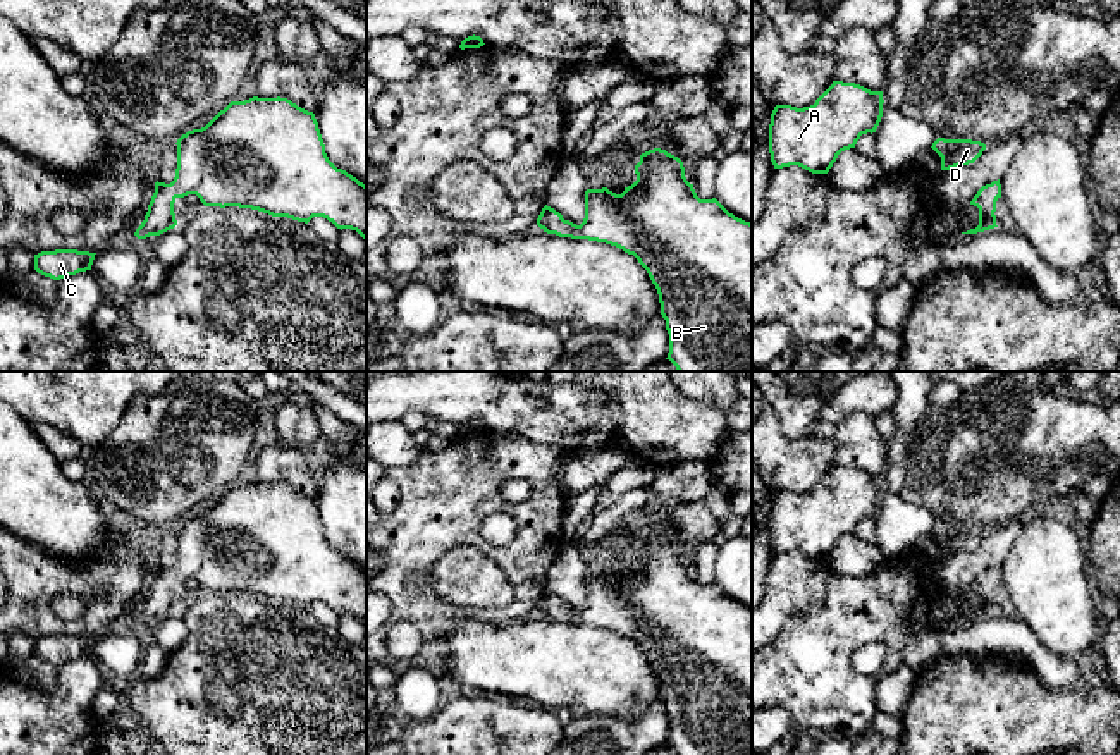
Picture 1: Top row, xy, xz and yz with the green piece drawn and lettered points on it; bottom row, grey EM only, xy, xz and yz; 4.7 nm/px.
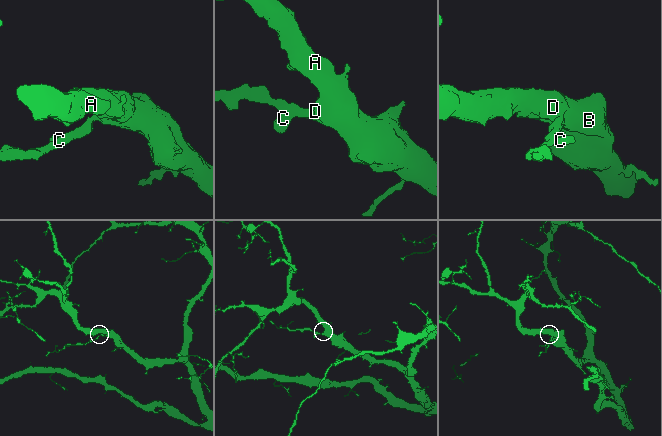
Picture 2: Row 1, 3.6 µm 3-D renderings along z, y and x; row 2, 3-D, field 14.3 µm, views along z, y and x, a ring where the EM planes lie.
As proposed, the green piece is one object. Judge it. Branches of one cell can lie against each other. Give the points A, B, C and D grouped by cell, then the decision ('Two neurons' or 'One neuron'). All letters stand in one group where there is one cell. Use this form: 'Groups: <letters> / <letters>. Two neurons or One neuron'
Groups: A B C D. One neuron

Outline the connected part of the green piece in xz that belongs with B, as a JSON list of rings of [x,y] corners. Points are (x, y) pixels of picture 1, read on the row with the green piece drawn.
[[[666,150],[640,155],[637,181],[621,194],[585,191],[585,218],[580,225],[544,206],[537,225],[559,237],[606,242],[633,255],[657,289],[661,315],[669,334],[668,358],[678,371],[752,371],[752,224],[729,213],[716,198],[700,199],[685,177],[683,162]]]

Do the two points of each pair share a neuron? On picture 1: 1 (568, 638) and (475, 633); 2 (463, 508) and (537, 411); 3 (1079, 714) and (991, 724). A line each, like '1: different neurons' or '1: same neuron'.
1: same neuron
2: different neurons
3: same neuron

